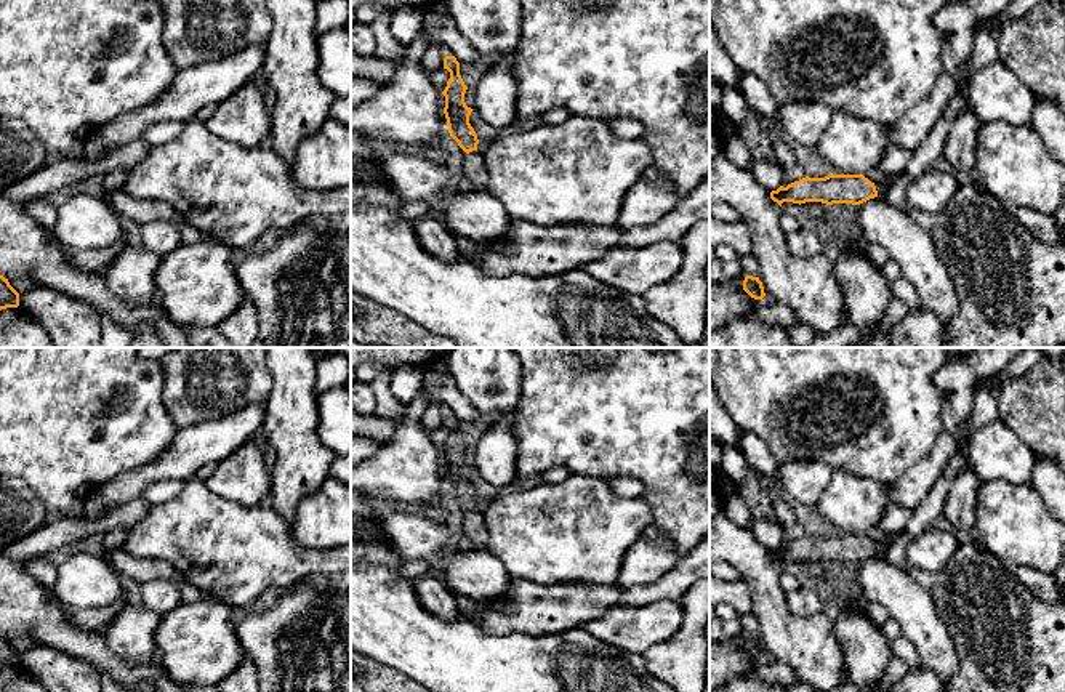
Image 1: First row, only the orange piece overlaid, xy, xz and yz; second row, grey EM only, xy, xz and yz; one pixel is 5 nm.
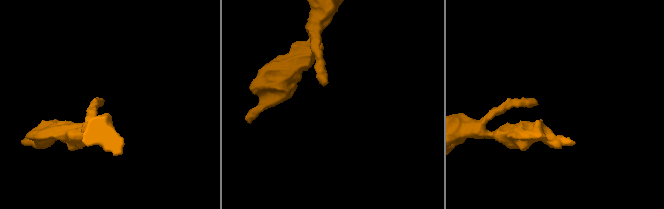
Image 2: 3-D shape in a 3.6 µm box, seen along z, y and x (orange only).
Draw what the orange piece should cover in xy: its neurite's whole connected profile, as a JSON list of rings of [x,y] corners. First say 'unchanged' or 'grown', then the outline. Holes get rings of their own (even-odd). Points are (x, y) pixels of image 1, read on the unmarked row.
unchanged; [[[0,634],[0,670],[19,665],[19,652],[10,644],[8,638]]]

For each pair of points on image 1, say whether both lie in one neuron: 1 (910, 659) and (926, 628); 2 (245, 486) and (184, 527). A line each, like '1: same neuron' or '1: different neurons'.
1: different neurons
2: different neurons

